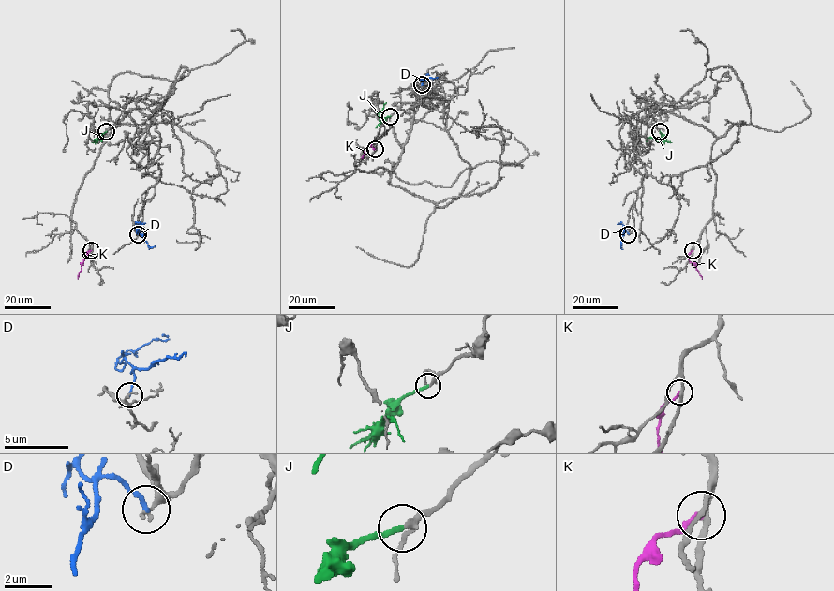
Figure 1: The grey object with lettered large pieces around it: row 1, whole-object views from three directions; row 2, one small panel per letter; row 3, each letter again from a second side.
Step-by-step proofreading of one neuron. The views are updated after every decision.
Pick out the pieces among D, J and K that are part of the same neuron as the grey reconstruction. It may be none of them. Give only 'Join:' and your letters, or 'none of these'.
Join: J

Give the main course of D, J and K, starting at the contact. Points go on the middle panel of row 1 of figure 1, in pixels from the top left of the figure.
D: (422, 84), (424, 80), (439, 77)
J: (390, 115), (380, 121), (386, 102)
K: (375, 149), (368, 145), (362, 158)

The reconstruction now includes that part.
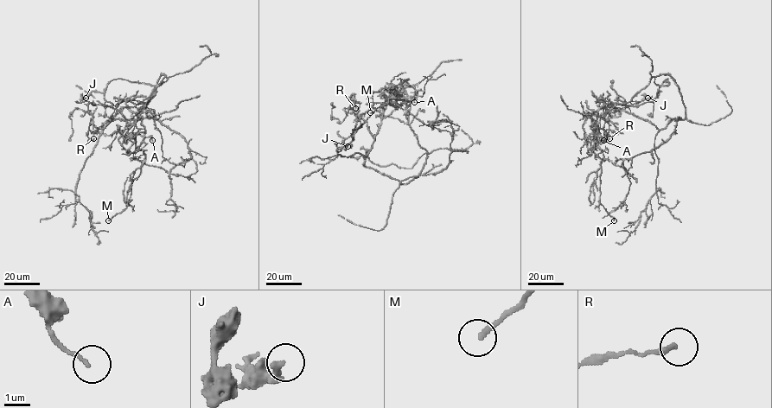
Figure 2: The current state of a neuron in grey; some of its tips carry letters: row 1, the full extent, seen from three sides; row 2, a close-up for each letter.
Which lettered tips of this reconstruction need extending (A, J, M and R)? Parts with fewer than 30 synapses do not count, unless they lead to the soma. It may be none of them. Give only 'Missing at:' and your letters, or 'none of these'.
Missing at: none of these

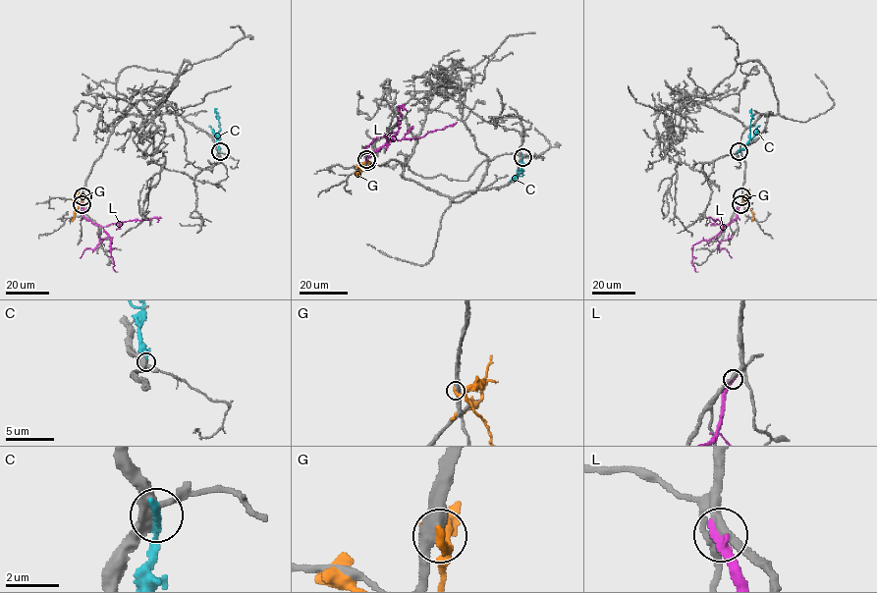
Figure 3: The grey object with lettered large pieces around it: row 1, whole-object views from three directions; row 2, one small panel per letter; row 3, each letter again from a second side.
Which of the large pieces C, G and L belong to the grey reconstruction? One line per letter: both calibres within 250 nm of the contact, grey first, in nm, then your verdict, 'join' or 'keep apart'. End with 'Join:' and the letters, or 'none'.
C: 360 nm thick on the grey side, 360 nm on the other; keep apart
G: 460 nm thick on the grey side, 280 nm on the other; keep apart
L: 300 nm thick on the grey side, 380 nm on the other; keep apart
Join: none

